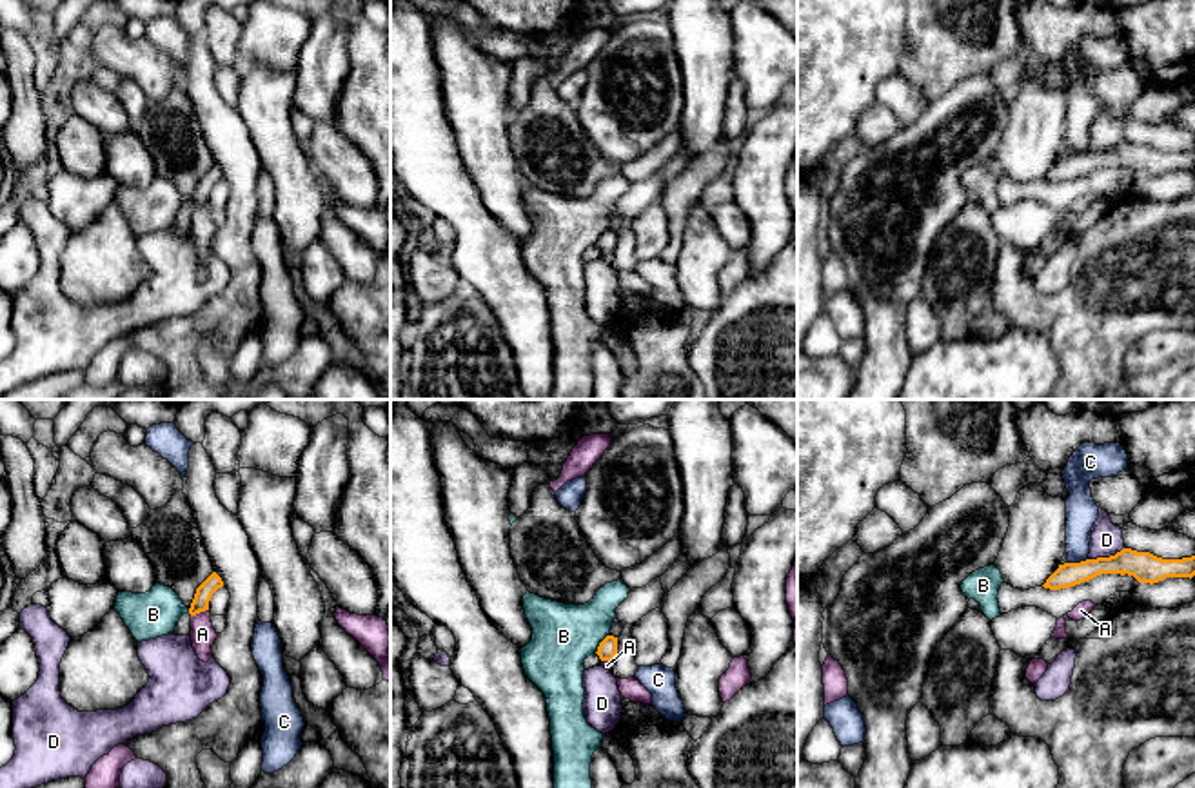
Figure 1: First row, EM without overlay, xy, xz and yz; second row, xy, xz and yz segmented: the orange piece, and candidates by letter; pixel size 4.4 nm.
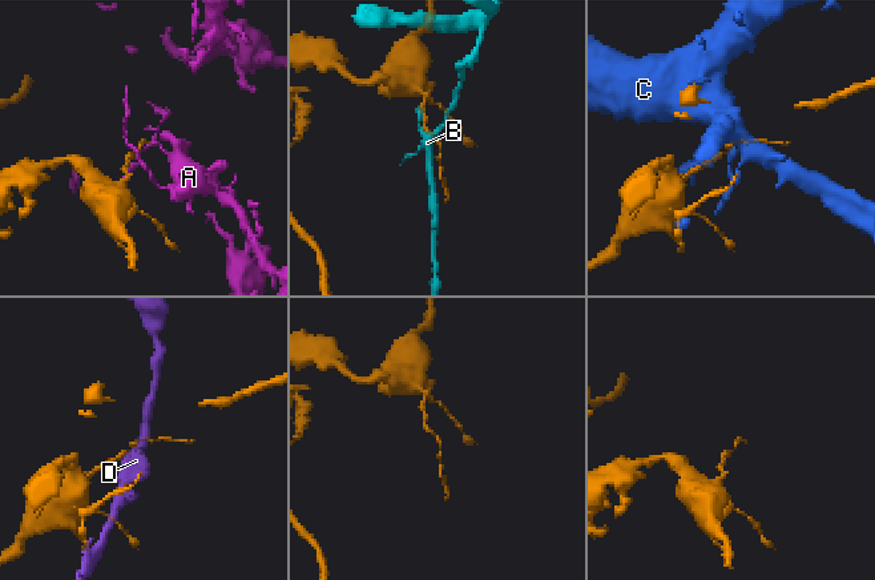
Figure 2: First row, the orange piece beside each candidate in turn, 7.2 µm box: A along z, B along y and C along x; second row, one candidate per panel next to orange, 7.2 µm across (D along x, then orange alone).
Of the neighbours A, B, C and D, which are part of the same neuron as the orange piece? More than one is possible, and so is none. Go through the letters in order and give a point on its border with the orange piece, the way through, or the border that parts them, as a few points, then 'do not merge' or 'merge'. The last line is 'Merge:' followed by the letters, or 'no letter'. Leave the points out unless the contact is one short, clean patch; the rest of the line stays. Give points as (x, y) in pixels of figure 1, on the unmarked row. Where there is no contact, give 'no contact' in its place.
A: contact xy (198, 206); border xy (207, 202), (191, 209); do not merge
B: contact xz (600, 236); border xz (609, 227), (594, 246); do not merge
C: contact yz (1077, 157); do not merge
D: contact yz (1105, 151); border yz (1125, 140), (1114, 147), (1086, 153); do not merge
Merge: no letter

